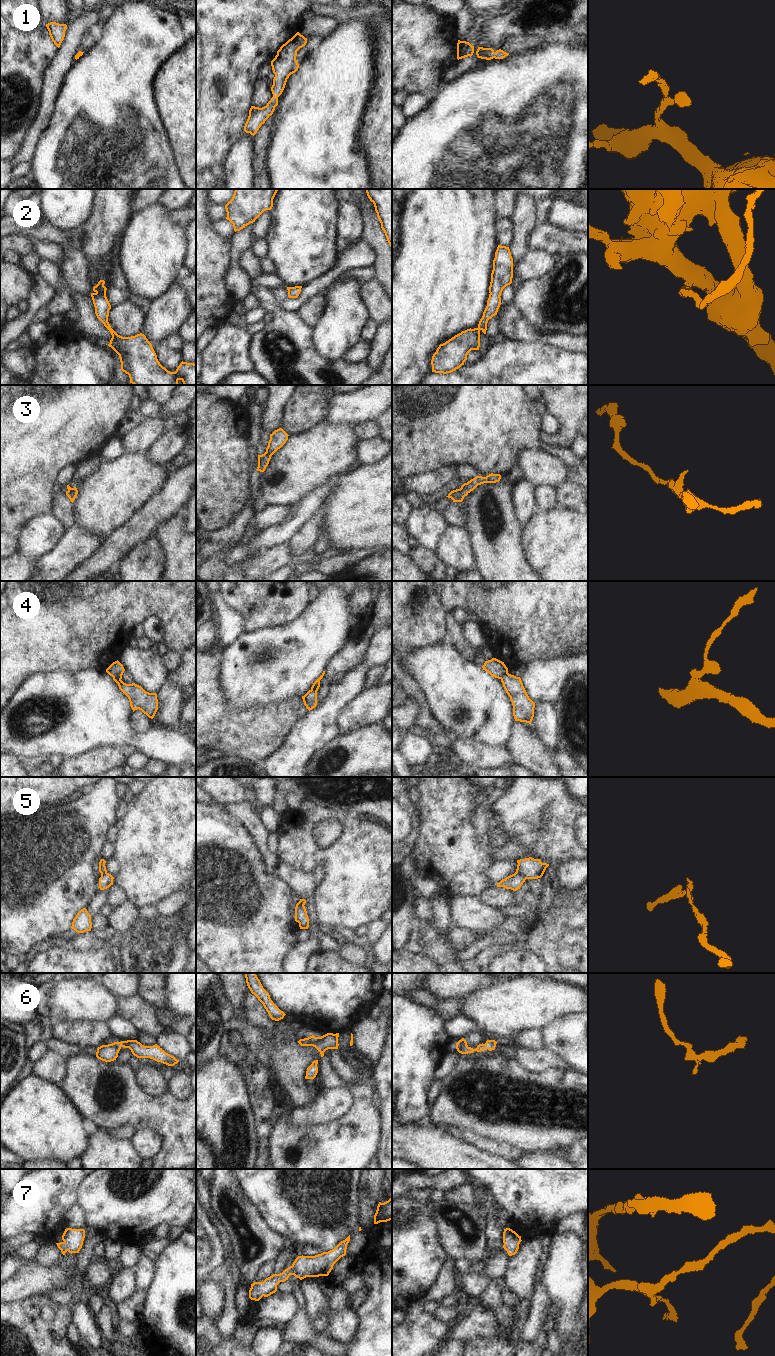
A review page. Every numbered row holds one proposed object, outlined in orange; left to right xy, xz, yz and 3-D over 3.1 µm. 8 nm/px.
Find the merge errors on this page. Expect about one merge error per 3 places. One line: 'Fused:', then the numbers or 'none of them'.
Fused: 4, 5, 6

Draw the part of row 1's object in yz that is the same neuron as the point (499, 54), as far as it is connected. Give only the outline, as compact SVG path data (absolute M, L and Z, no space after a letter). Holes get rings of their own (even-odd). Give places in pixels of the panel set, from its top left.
M478 47L476 51L476 55L478 58L491 60L495 59L503 59L509 55L509 53L504 52L503 50L499 49L496 52L492 48L483 48Z

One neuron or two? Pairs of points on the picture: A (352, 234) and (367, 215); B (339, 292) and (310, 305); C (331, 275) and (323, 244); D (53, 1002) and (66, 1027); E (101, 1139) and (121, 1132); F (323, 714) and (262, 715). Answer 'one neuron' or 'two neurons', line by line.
A: two neurons
B: two neurons
C: two neurons
D: two neurons
E: two neurons
F: two neurons

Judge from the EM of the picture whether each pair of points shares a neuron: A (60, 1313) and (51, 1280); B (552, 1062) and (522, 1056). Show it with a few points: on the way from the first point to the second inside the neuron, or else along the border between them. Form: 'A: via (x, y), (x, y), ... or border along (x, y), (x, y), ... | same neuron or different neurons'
A: border along (45, 1294), (30, 1296), (22, 1300) | different neurons
B: via (545, 1060), (529, 1059) | same neuron

